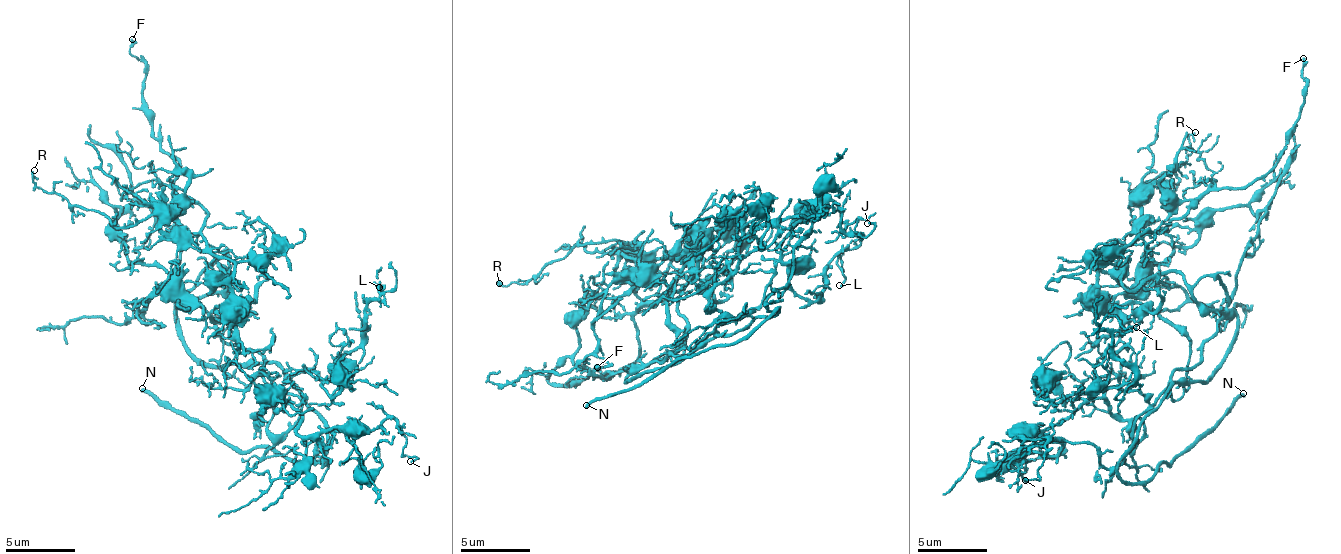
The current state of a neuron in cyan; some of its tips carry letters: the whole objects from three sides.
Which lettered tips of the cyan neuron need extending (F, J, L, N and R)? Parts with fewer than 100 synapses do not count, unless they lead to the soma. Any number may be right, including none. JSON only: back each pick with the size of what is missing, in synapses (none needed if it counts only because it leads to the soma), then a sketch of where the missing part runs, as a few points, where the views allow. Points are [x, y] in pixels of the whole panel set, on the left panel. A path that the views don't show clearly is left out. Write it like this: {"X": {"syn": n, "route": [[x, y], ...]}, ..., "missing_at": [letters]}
{"missing_at": ["N"]}

